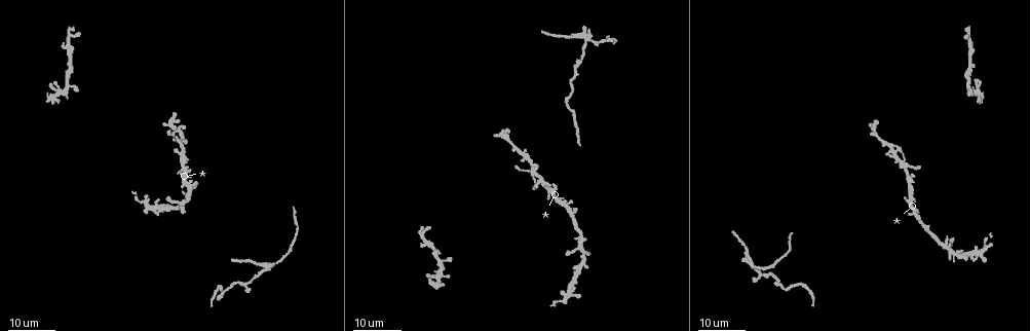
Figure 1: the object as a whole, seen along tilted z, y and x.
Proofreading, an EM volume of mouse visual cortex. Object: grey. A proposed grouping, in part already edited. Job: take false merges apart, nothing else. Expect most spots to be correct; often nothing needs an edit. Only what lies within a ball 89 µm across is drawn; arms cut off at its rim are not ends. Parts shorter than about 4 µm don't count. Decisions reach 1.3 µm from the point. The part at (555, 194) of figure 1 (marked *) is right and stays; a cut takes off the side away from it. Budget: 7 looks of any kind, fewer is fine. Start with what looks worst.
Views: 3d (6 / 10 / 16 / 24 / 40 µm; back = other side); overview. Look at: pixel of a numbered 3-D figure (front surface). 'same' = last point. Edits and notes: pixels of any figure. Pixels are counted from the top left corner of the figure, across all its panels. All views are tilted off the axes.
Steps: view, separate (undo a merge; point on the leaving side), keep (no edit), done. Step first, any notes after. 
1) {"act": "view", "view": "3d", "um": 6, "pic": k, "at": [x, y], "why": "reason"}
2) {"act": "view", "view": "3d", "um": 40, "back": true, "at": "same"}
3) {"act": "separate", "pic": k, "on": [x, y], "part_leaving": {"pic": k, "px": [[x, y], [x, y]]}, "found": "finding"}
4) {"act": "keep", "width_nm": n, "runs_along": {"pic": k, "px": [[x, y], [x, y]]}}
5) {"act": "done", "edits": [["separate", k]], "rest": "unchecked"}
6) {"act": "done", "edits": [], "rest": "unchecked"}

{"act": "view", "view": "3d", "um": 16, "pic": 1, "at": [587, 40], "why": "four arms meet"}

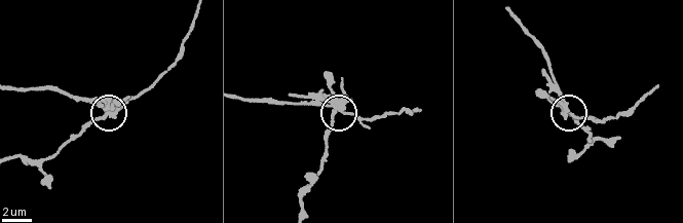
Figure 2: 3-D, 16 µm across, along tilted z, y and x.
{"act": "view", "view": "3d", "um": 10, "pic": 2, "at": [340, 106]}

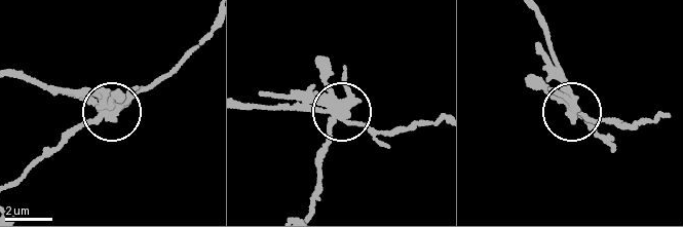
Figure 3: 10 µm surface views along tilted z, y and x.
{"act": "view", "view": "3d", "um": 6, "pic": 3, "at": [341, 113]}

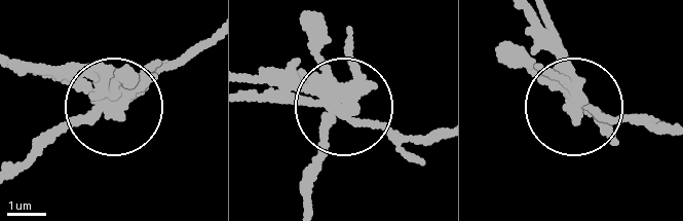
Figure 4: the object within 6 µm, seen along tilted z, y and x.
{"act": "separate", "pic": 4, "on": [149, 78], "width_nm": 350, "part_leaving": {"pic": 4, "px": [[101, 111], [207, 47]]}, "found": "a second neuron is stuck on"}

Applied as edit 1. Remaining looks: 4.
{"act": "view", "view": "overview"}

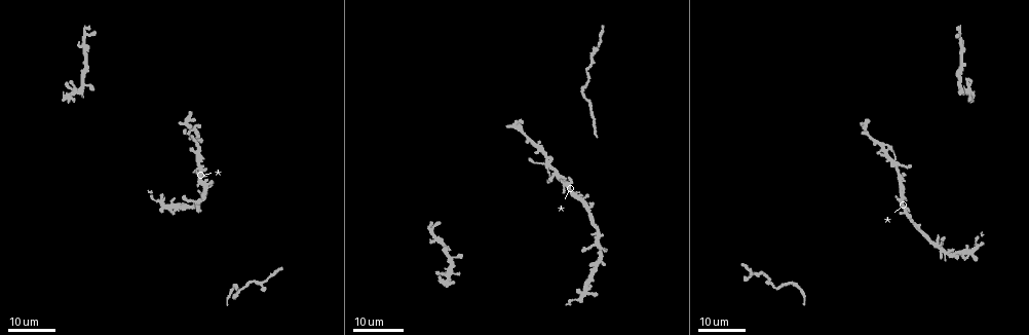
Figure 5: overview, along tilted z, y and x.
{"act": "view", "view": "3d", "um": 24, "pic": 5, "at": [547, 163], "why": "looks like a crossing"}

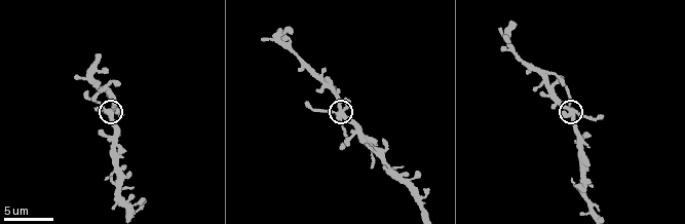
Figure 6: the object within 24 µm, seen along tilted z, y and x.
{"act": "view", "view": "3d", "um": 10, "pic": 6, "at": [108, 111], "why": "closer look"}

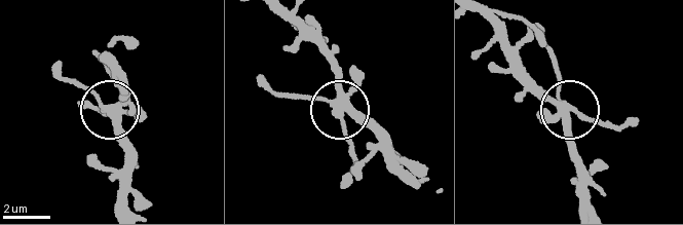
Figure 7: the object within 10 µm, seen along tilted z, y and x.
{"act": "keep", "width_nm": 300, "runs_along": {"pic": 7, "px": [[586, 202], [566, 105], [530, 78]]}, "found": "continuous, no second neuron"}

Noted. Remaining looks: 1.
{"act": "done", "edits": [["separate", 4]], "rest": "unchecked"}

